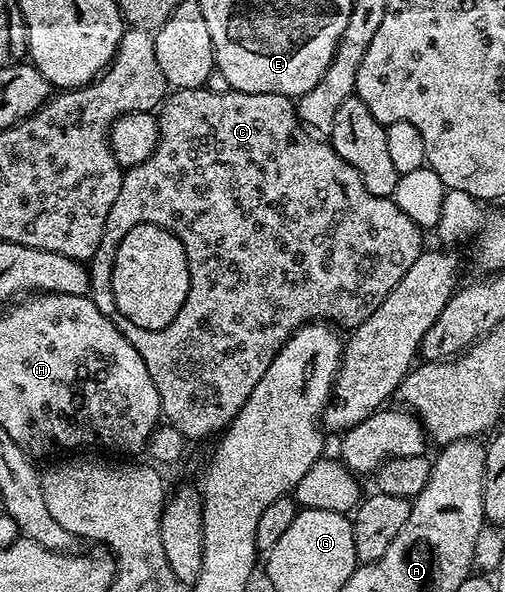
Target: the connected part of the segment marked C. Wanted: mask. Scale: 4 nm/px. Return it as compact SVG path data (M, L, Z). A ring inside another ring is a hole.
M206 87L175 90L160 108L158 144L152 157L148 157L148 161L140 165L129 168L122 176L120 194L117 195L116 202L108 212L108 221L104 221L104 237L100 237L100 245L96 249L94 258L88 263L90 295L100 309L100 313L113 317L120 333L124 333L124 337L134 346L136 353L140 353L160 393L160 405L165 422L174 426L187 440L206 439L209 435L216 434L217 436L225 432L230 422L238 416L240 409L248 401L252 389L260 385L260 377L264 377L276 353L280 353L282 346L293 337L295 331L303 323L329 321L339 328L353 329L359 327L364 321L368 321L368 317L372 317L372 313L380 309L384 297L388 297L388 293L396 289L400 277L404 277L404 273L412 269L416 257L422 255L424 250L422 235L424 235L423 228L418 227L416 221L412 221L412 217L404 213L404 209L397 207L393 198L368 193L368 189L364 189L364 181L360 173L356 173L356 169L352 169L352 165L348 165L348 161L344 161L344 157L340 157L340 153L336 153L336 149L330 146L325 138L307 130L298 117L298 109L291 96L276 93L244 93L233 89L211 91ZM145 223L162 226L172 234L178 235L184 245L190 270L187 299L180 306L175 319L159 331L137 328L132 321L118 314L117 305L114 304L113 299L113 261L117 246L130 229Z

